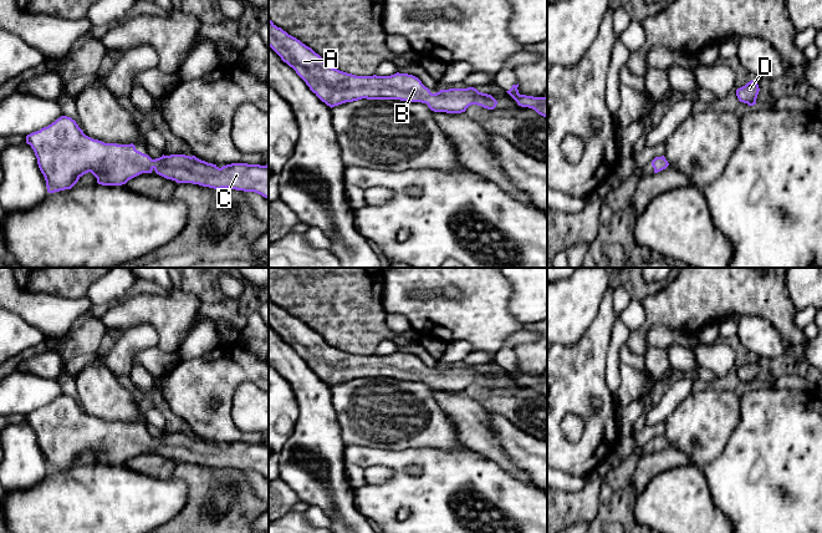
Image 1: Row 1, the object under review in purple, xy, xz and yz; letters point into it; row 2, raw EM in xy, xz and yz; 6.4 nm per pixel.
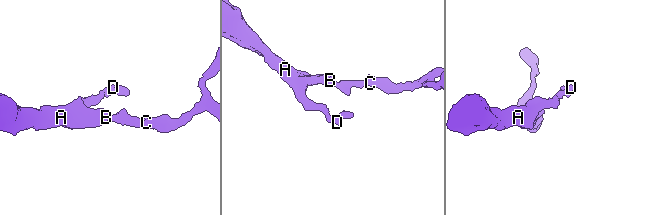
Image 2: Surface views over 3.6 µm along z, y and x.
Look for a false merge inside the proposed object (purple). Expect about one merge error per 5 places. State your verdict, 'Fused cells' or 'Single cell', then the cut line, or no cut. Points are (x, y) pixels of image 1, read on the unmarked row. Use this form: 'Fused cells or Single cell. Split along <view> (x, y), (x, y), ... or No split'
Single cell. No split

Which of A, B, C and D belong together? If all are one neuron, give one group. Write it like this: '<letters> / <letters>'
A B C D

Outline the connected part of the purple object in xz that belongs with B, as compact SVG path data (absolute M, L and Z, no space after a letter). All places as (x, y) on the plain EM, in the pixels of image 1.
M269 296L269 325L292 346L310 369L331 387L346 381L400 379L422 381L434 391L461 392L471 384L494 389L497 380L474 366L449 367L432 372L408 352L356 355L331 346L311 326L277 306Z

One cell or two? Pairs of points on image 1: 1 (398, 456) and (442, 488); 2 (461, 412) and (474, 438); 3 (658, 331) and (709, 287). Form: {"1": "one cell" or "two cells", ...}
{"1": "one cell", "2": "one cell", "3": "two cells"}

